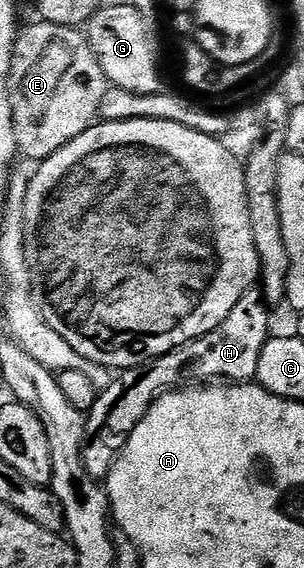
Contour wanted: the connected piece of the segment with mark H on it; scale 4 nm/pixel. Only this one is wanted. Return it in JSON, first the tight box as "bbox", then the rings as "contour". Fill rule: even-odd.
{"bbox":[82,290,271,481],"contour":[[[251,290],[232,306],[232,314],[199,340],[189,340],[184,346],[173,348],[149,364],[127,368],[115,375],[112,386],[101,389],[98,400],[86,416],[86,437],[82,443],[82,461],[93,480],[105,481],[115,462],[112,455],[120,448],[120,441],[129,436],[135,426],[148,414],[151,404],[165,392],[179,388],[202,386],[207,382],[250,382],[257,374],[261,348],[271,338],[270,312],[261,291]]]}

